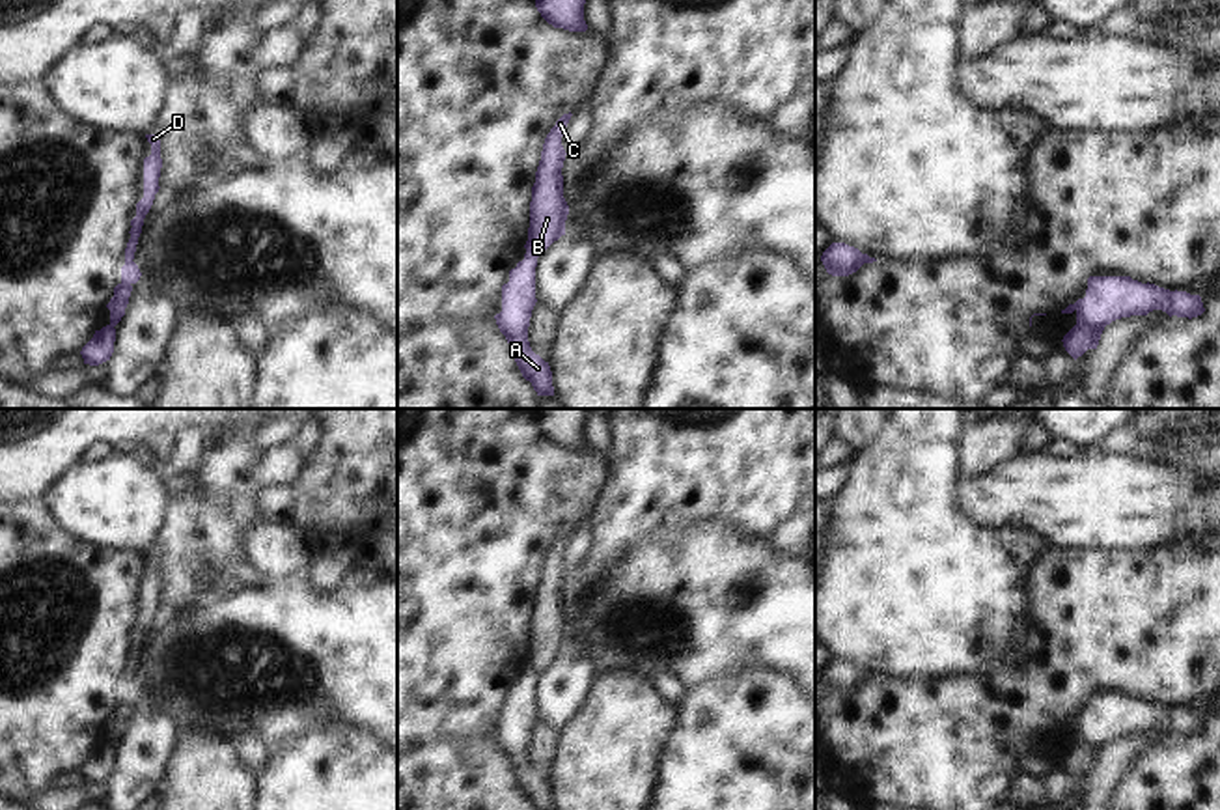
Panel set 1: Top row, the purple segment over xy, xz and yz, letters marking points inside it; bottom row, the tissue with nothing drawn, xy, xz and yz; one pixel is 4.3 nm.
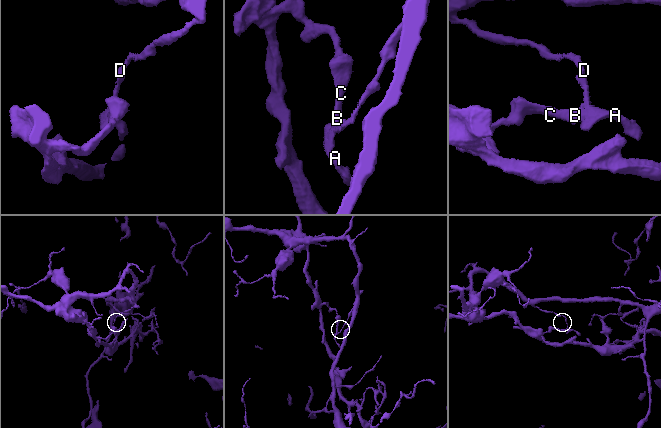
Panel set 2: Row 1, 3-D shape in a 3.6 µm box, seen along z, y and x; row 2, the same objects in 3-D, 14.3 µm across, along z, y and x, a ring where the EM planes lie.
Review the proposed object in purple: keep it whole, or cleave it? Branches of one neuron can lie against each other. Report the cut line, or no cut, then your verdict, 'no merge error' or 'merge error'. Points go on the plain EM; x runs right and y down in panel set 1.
xz (526, 667), (538, 674) | merge error

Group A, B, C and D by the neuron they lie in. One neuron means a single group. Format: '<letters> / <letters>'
A D / B C

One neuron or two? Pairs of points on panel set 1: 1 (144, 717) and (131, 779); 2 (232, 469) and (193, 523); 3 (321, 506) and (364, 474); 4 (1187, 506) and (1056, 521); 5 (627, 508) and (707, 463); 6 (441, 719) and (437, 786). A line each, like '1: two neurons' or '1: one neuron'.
1: one neuron
2: one neuron
3: one neuron
4: one neuron
5: one neuron
6: two neurons

